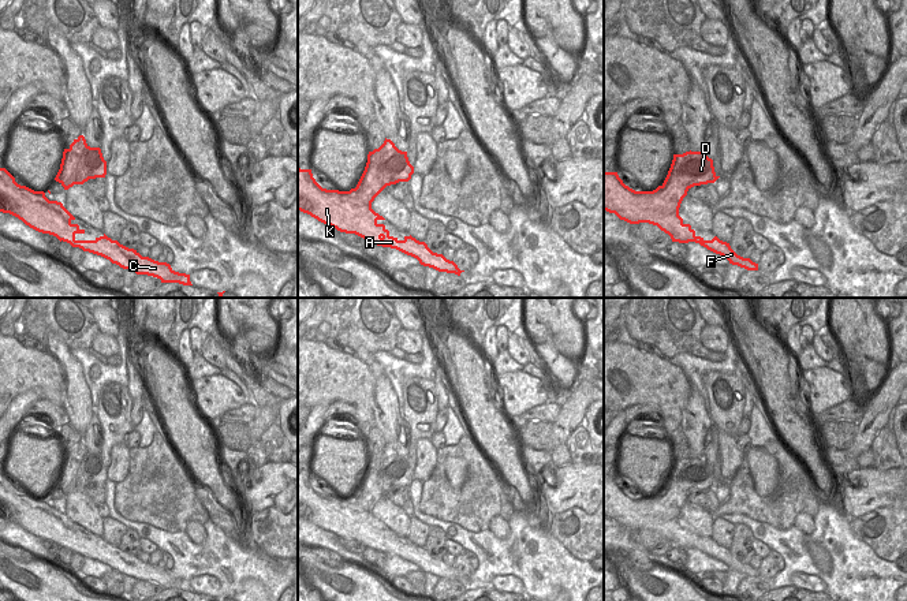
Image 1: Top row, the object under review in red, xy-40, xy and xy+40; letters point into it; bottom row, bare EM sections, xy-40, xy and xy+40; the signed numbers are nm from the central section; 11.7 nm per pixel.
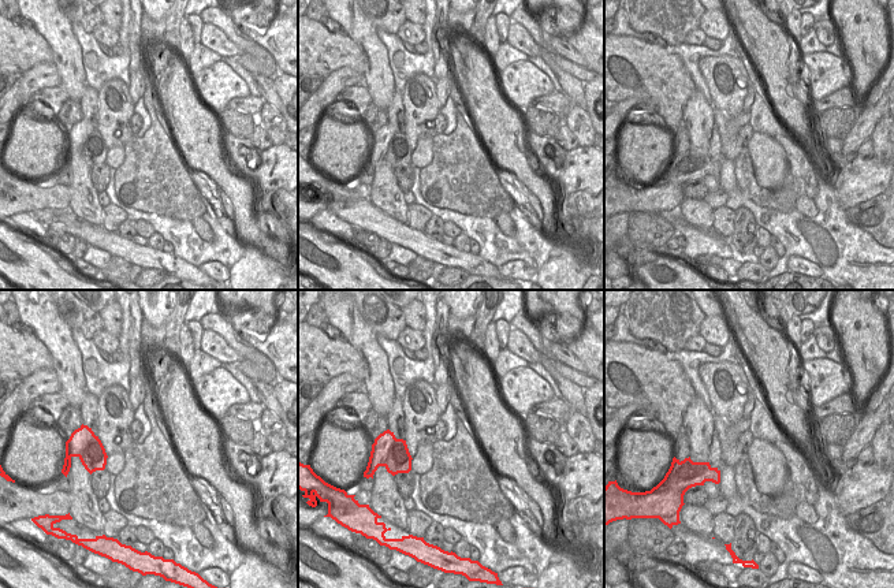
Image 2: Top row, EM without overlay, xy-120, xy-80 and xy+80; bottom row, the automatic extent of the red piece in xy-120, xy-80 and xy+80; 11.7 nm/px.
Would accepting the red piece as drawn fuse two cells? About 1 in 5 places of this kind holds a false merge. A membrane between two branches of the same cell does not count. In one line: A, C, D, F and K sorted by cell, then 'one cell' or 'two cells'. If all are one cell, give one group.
A C F K / D; two cells

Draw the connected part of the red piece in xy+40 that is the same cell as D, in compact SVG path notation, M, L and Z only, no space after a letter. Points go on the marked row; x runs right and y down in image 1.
M705 152L693 153L693 160L693 163L680 163L680 173L671 168L668 172L680 176L688 188L714 183L720 178L714 172L713 160Z

